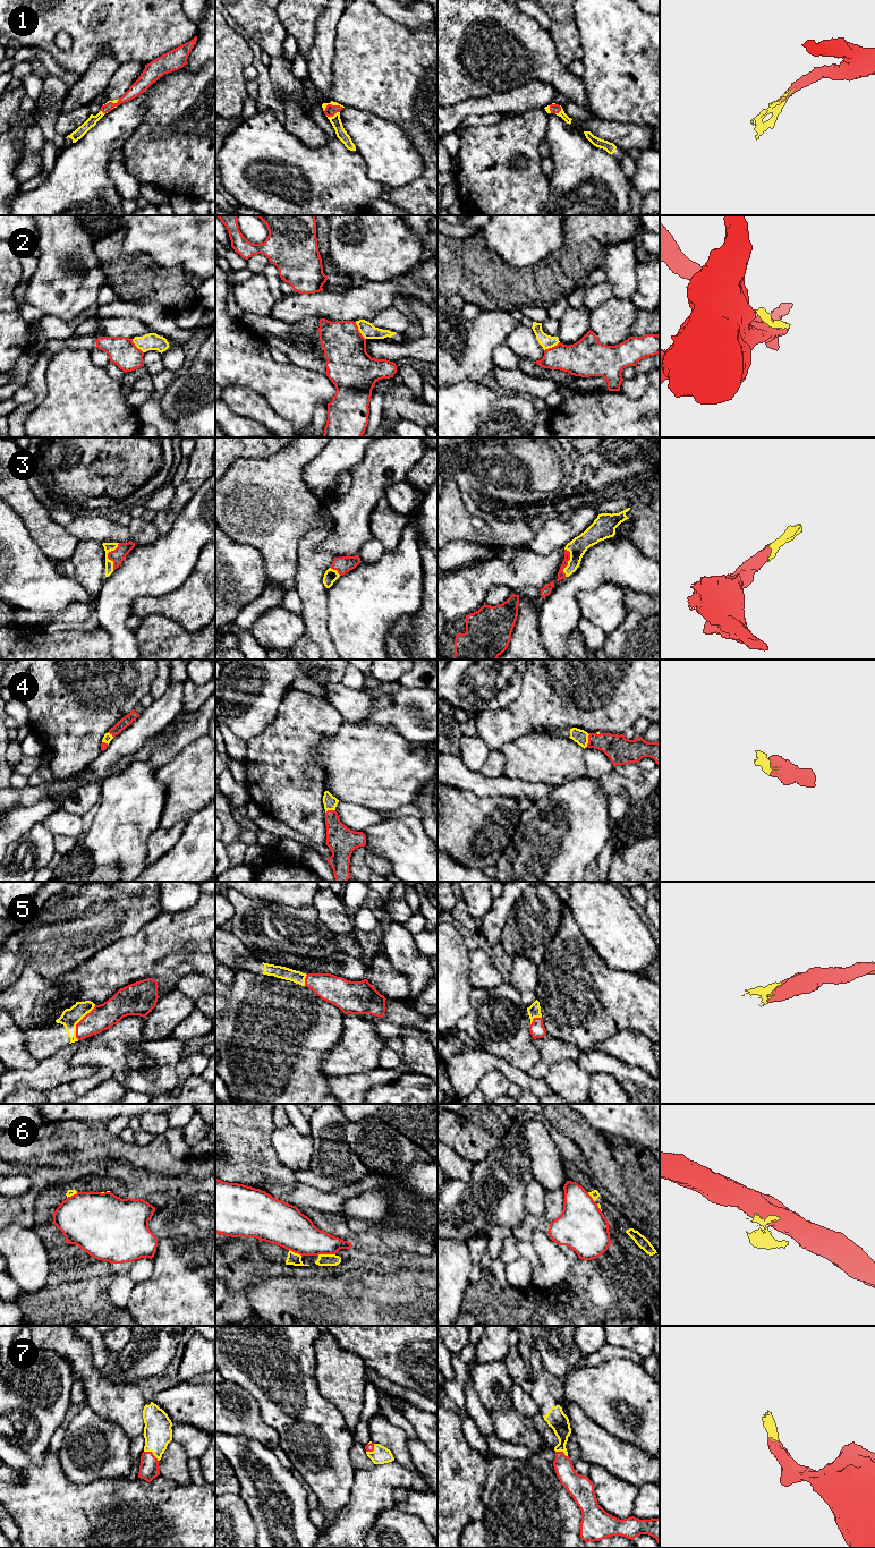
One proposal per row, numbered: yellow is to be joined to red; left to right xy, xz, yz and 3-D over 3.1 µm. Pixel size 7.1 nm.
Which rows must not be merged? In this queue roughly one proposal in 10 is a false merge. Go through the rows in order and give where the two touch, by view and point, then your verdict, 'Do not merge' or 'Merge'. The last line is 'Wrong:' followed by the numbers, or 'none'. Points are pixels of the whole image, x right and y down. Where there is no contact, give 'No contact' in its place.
1: Touches red at xz (332, 116). Merge
2: Touches red at xz (358, 331). Do not merge
3: Touches red at xy (108, 555). Merge
4: Touches red at yz (588, 740). Merge
5: Touches red at xy (78, 1022). Merge
6: Touches red at xz (325, 1253). Do not merge
7: Touches red at xy (152, 1453). Merge
Wrong: 2, 6

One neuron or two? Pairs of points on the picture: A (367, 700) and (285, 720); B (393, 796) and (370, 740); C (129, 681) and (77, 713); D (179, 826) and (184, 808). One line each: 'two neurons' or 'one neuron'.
A: two neurons
B: one neuron
C: one neuron
D: two neurons

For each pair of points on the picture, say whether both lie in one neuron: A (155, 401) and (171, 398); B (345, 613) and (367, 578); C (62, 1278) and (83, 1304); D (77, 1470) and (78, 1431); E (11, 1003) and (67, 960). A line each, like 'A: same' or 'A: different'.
A: different
B: same
C: same
D: same
E: different

